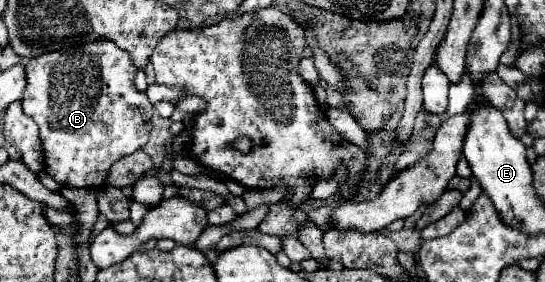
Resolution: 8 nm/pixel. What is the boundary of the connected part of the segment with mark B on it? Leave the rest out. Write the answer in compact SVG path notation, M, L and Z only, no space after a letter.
M109 40L87 42L77 50L81 52L47 52L31 58L25 66L27 88L23 92L21 106L23 112L27 112L27 116L31 116L39 126L47 176L51 176L61 186L101 190L105 186L109 168L117 160L147 144L151 132L149 120L153 118L155 108L149 98L135 88L133 80L137 68L127 52L115 48L115 44Z

